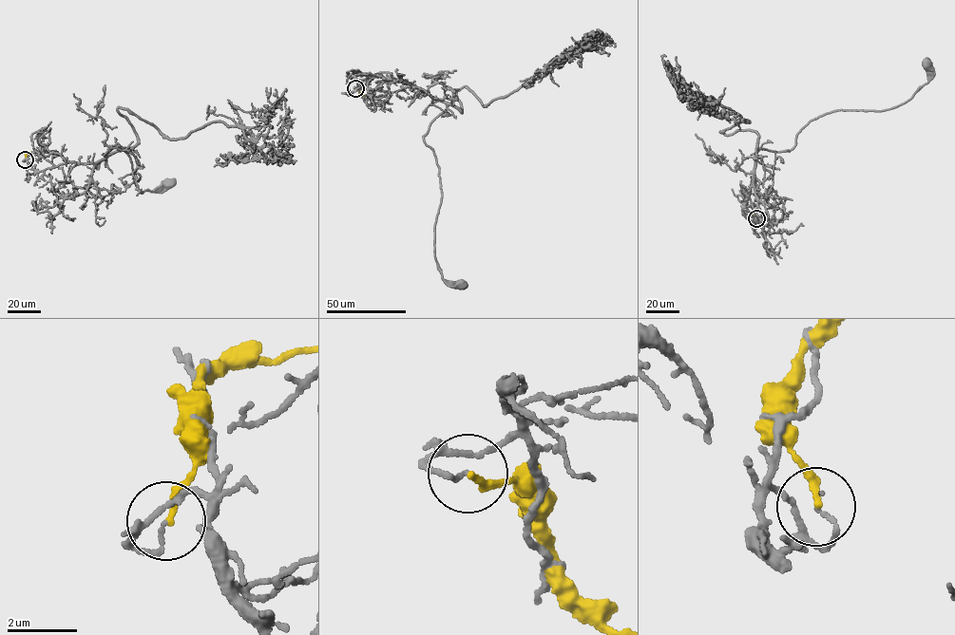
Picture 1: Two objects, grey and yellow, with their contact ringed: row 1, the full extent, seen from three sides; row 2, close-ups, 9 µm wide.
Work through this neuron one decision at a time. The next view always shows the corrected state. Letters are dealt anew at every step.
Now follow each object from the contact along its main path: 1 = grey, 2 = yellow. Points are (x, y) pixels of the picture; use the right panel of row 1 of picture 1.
1: (755, 219), (742, 210), (758, 150), (792, 149), (811, 121), (832, 111), (903, 103), (927, 83), (926, 63)
2: (755, 219), (757, 206)

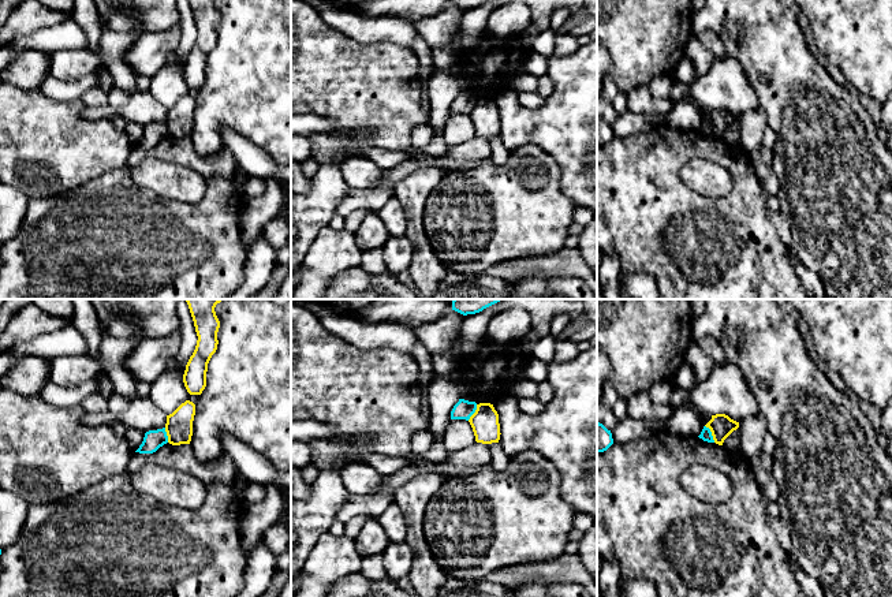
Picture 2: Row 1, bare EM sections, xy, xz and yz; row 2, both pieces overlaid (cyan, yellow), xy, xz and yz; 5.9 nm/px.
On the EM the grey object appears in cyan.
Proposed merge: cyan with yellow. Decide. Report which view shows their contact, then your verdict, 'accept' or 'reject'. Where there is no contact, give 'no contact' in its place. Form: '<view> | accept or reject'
yz | reject

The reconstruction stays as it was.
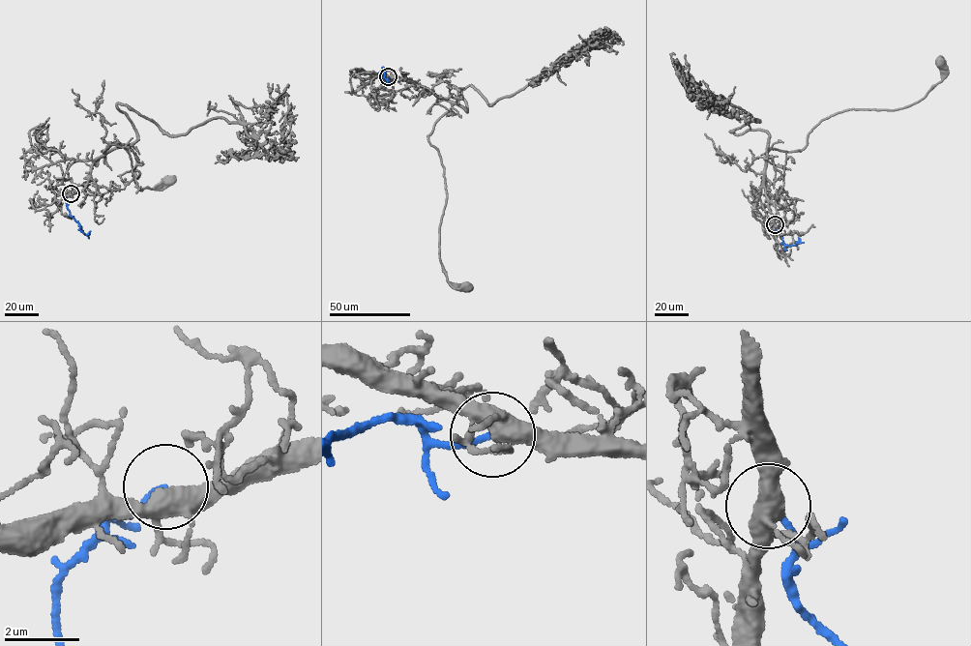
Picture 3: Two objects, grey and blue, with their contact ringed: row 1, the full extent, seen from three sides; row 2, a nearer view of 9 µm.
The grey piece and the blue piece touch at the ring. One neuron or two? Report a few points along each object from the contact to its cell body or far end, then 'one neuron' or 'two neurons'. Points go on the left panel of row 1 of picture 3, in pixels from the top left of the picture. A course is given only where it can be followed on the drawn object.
grey runs (71, 193), (83, 189), (97, 159), (124, 146), (102, 151), (114, 142), (126, 149), (140, 190), (170, 179); blue runs (71, 193), (66, 198), (70, 216), (87, 235), (90, 231); one neuron

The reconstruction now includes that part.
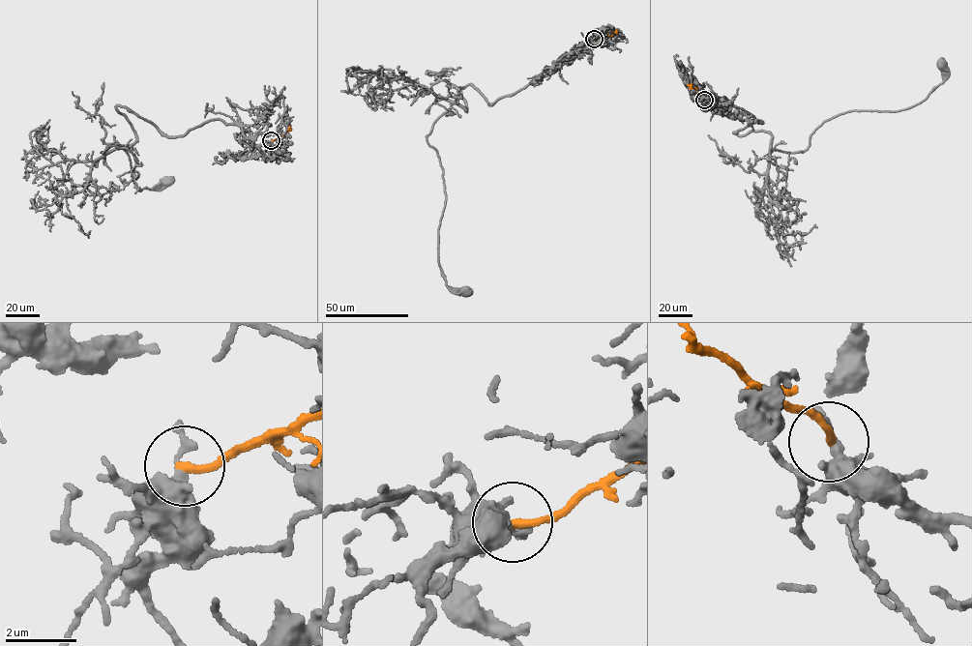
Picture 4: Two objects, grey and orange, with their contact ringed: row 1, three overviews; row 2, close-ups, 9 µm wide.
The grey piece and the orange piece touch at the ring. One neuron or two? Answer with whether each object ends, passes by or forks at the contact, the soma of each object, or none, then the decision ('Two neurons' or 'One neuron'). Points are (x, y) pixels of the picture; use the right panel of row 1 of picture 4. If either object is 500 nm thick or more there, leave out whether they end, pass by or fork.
At the ring grey forks. At the ring orange ends. Soma of grey: (942, 64). Soma of orange: none. Two neurons

